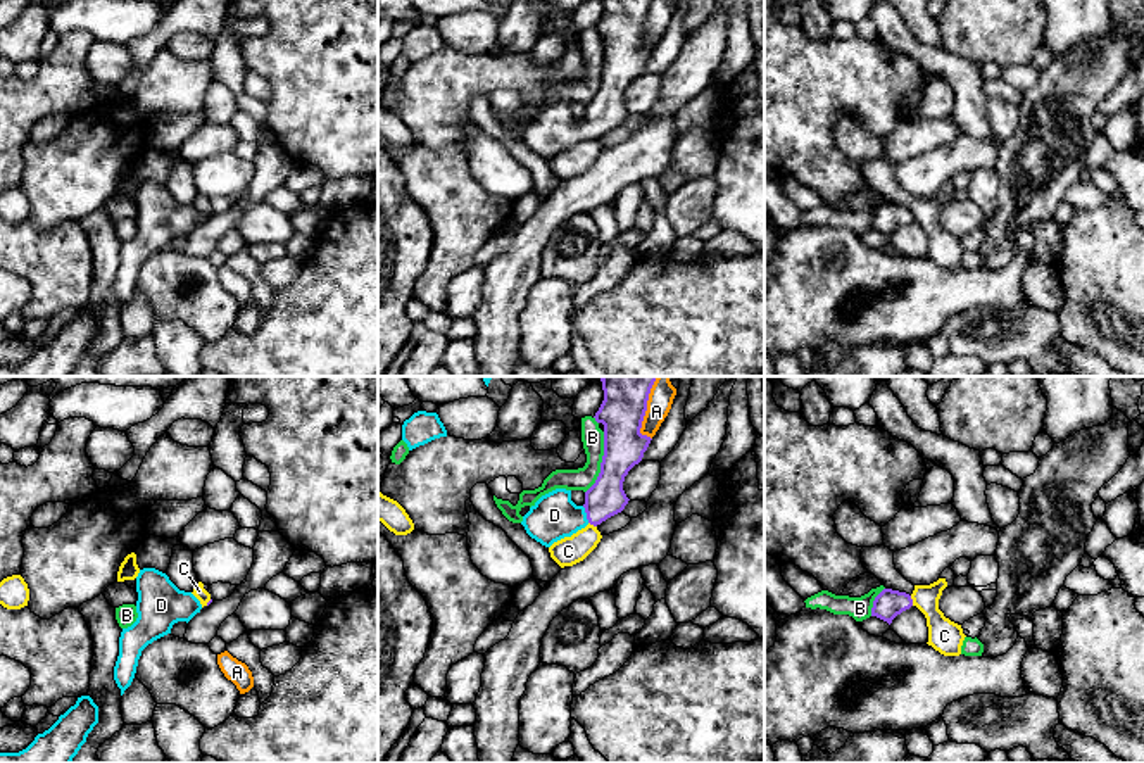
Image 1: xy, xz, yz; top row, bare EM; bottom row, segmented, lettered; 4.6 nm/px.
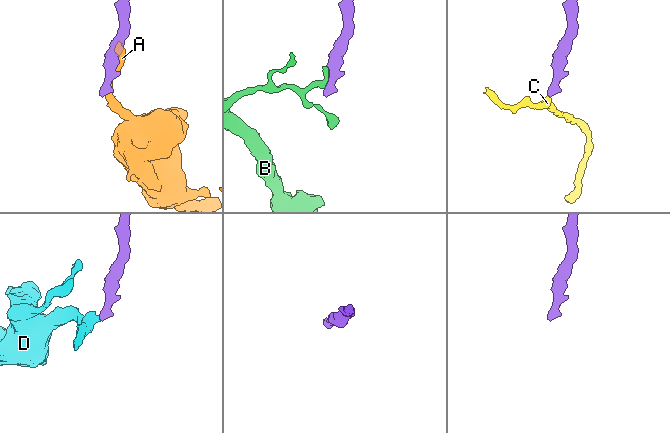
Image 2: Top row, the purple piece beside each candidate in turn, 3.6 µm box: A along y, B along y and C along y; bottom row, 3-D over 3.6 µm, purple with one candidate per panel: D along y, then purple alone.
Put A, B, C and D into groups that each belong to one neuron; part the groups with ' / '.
A / B / C / D

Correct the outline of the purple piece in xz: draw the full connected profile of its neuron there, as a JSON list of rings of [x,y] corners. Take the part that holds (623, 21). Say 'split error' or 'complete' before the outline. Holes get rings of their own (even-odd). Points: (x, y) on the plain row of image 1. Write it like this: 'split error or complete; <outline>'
split error; [[[602,0],[604,14],[594,29],[597,36],[604,38],[604,69],[600,86],[595,97],[585,105],[583,119],[576,119],[571,114],[571,104],[566,102],[556,102],[542,109],[521,135],[531,152],[550,161],[554,155],[571,150],[588,136],[597,140],[625,123],[630,114],[623,104],[625,90],[642,74],[644,66],[652,54],[640,47],[651,2],[652,0]]]

